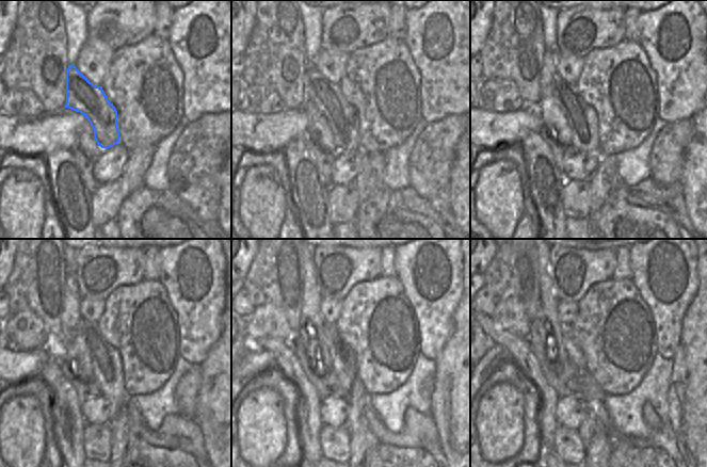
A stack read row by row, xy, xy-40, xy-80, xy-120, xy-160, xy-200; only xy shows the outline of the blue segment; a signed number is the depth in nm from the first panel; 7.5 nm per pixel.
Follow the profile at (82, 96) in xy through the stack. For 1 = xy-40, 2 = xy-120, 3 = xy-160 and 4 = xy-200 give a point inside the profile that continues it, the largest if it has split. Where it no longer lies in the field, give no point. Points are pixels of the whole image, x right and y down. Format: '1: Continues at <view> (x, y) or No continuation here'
1: Continues at xy-40 (341, 116)
2: Continues at xy-120 (106, 361)
3: Continues at xy-160 (343, 361)
4: Continues at xy-200 (596, 418)

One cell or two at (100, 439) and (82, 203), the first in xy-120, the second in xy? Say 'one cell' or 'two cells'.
two cells

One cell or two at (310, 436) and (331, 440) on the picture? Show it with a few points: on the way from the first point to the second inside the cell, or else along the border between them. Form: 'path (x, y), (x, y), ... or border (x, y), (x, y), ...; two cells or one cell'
border (323, 424), (320, 431), (321, 455); two cells

